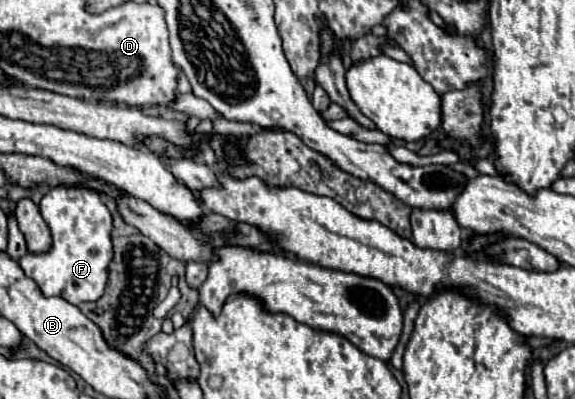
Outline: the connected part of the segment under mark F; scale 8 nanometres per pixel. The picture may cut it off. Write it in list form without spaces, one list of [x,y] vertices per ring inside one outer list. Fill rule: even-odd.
[[[50,188],[42,202],[40,212],[46,220],[46,224],[52,230],[52,248],[46,254],[26,254],[18,260],[24,274],[36,282],[40,292],[44,296],[60,296],[70,304],[80,304],[86,300],[96,302],[104,294],[104,286],[108,280],[108,264],[112,262],[112,242],[110,242],[110,230],[112,230],[112,214],[100,200],[96,192],[90,190],[76,190],[76,188]]]

